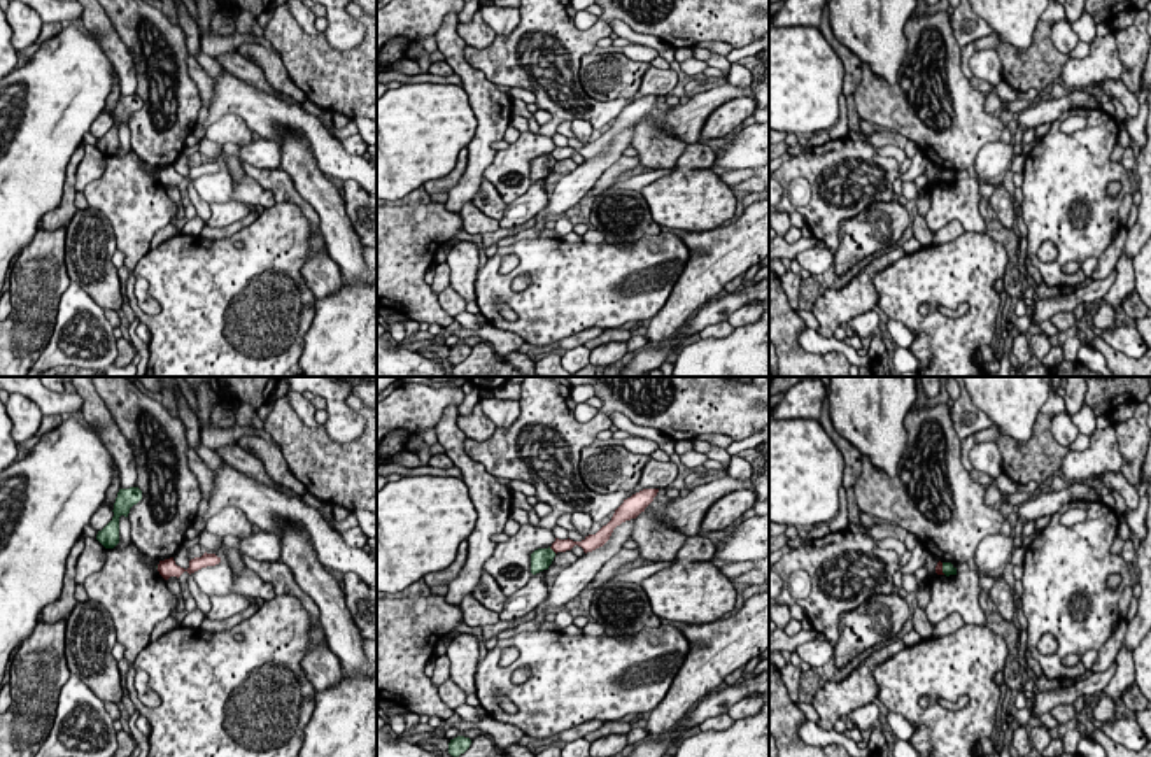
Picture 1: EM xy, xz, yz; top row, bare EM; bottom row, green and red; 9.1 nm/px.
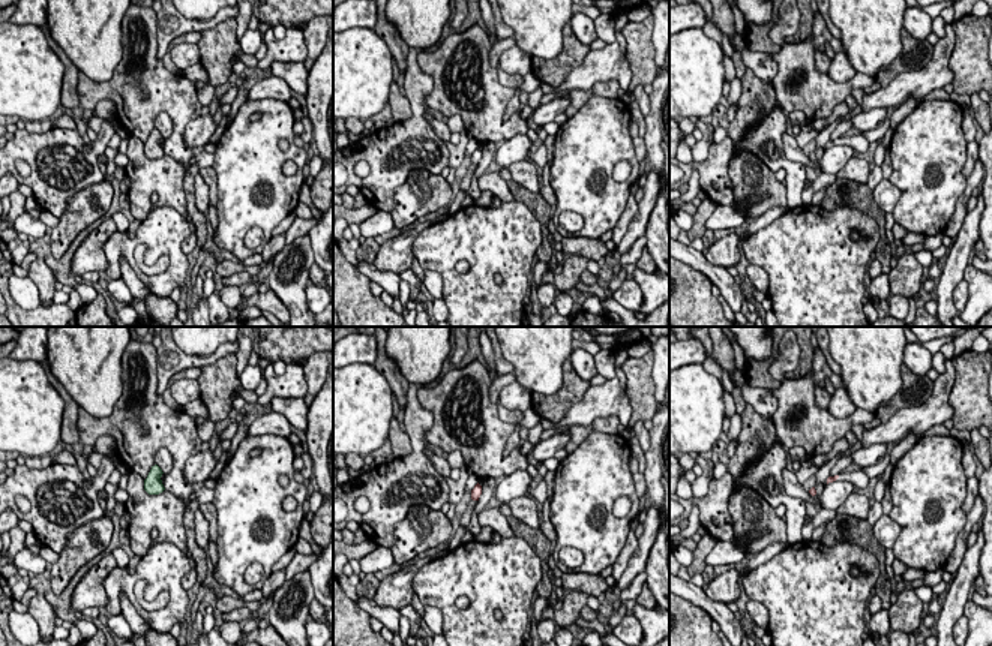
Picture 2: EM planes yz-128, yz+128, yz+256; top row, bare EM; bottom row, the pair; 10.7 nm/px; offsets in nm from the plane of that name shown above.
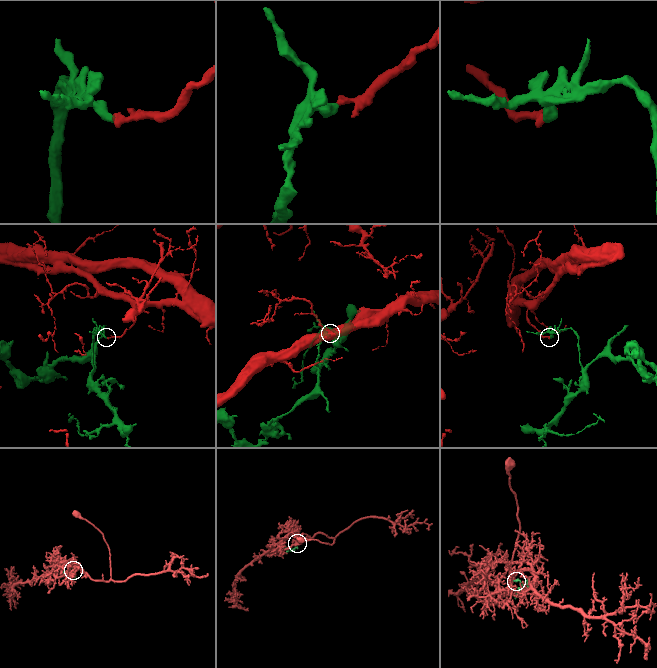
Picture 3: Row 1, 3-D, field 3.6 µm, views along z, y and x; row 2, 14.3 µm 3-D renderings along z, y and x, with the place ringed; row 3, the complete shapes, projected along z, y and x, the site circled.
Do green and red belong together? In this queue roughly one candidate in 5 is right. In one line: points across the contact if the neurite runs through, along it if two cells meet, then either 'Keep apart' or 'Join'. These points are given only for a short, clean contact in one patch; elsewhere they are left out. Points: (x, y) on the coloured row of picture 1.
Boundary: xz (549, 547), (556, 552). Keep apart

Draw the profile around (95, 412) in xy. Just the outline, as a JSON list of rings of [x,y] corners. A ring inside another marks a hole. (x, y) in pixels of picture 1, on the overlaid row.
[[[75,377],[72,384],[75,393],[82,398],[84,421],[96,429],[117,464],[121,489],[135,487],[137,464],[133,450],[96,393],[91,377]]]

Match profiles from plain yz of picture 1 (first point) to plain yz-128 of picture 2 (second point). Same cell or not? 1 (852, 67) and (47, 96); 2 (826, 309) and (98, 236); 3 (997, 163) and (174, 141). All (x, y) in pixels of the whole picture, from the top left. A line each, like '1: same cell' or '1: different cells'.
1: different cells
2: same cell
3: different cells

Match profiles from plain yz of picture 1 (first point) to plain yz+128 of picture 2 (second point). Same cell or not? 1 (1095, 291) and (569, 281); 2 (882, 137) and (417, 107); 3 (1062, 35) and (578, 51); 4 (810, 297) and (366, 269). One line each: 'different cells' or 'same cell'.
1: same cell
2: different cells
3: different cells
4: different cells

